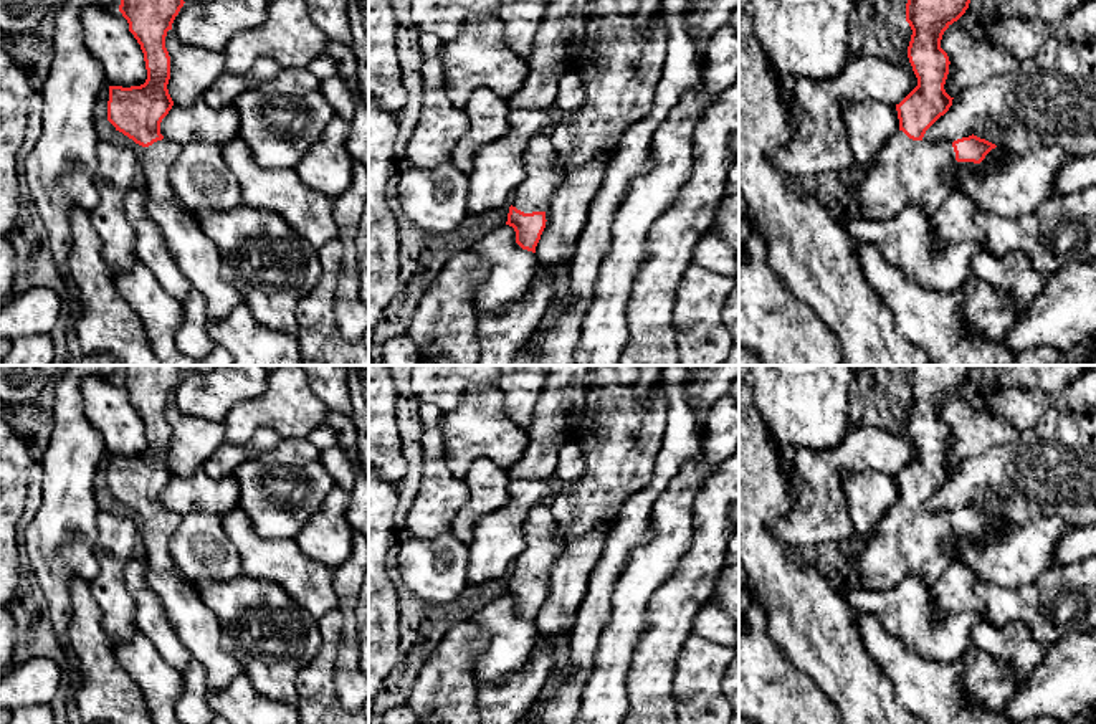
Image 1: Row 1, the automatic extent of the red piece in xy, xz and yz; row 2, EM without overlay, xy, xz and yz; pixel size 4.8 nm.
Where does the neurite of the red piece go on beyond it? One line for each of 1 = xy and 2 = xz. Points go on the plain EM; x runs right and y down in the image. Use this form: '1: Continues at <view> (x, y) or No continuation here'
1: Continues at xy (157, 529)
2: Continues at xz (544, 542)

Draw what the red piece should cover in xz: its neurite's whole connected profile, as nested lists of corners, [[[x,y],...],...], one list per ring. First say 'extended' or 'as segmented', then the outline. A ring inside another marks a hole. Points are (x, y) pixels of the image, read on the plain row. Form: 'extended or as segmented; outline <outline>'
extended; outline [[[539,504],[529,511],[524,526],[526,549],[512,564],[506,595],[516,602],[516,613],[536,623],[546,598],[546,580],[564,550],[564,539],[550,504]]]

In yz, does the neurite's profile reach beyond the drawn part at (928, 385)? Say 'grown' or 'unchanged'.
grown

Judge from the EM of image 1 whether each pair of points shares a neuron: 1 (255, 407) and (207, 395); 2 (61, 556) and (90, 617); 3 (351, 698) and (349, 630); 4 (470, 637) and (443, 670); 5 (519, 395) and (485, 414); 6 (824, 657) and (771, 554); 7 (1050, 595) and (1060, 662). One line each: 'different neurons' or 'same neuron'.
1: different neurons
2: different neurons
3: same neuron
4: same neuron
5: different neurons
6: same neuron
7: different neurons

